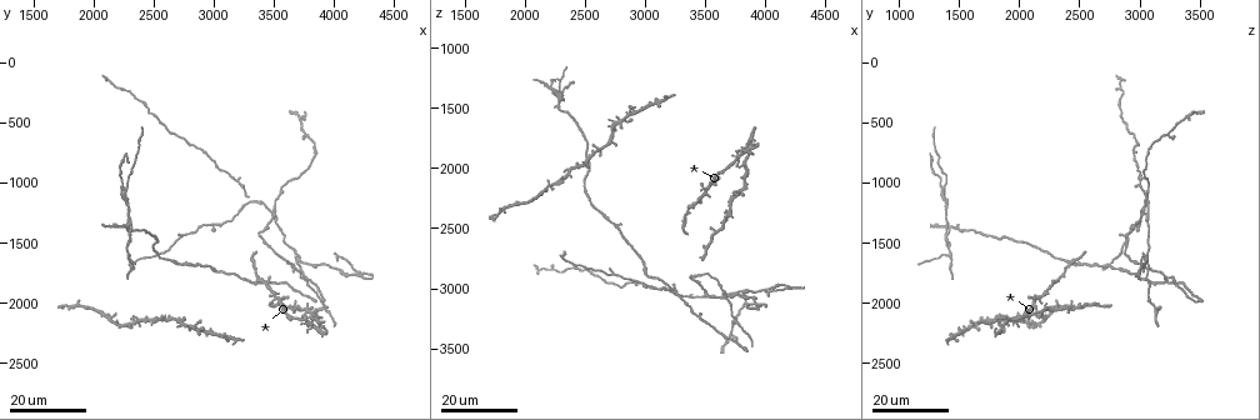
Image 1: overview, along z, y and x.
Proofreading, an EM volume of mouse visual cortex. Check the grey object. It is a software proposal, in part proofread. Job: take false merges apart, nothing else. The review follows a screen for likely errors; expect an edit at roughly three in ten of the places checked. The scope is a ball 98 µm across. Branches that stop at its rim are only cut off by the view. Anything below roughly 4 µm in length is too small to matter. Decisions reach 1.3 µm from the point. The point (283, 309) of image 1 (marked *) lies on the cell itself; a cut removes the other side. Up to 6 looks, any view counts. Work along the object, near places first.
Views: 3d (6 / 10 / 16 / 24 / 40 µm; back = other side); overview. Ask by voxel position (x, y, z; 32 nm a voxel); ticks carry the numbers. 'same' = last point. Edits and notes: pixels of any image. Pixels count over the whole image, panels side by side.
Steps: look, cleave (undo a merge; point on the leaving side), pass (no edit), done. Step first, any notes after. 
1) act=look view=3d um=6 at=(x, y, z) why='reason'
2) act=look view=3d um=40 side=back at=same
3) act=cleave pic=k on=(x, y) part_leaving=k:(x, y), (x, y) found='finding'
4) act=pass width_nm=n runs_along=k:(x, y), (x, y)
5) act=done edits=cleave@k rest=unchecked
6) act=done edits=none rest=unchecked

act=look view=3d um=16 at=(3200, 960, 3020) why='two arms in line, one across'

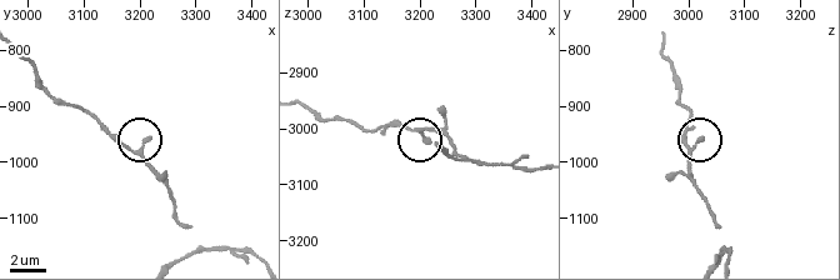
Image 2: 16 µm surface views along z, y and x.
act=look view=3d um=6 at=(3185, 975, 2995) why='closer look'

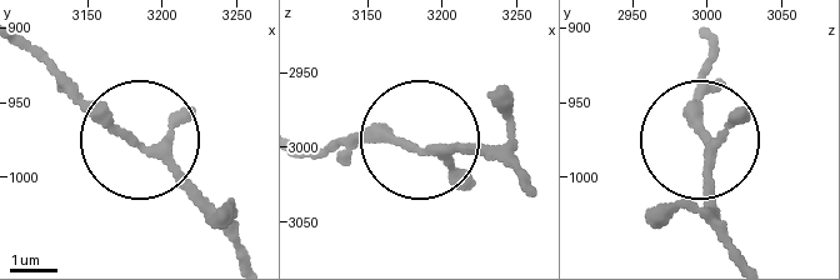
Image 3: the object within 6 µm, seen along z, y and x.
act=pass width_nm=170 runs_along=3:(738, 249), (710, 189), (698, 105), (710, 38) found='all the same cell'

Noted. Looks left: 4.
act=look view=3d um=24 at=(3520, 1260, 3080) why='two arms in line, one across'

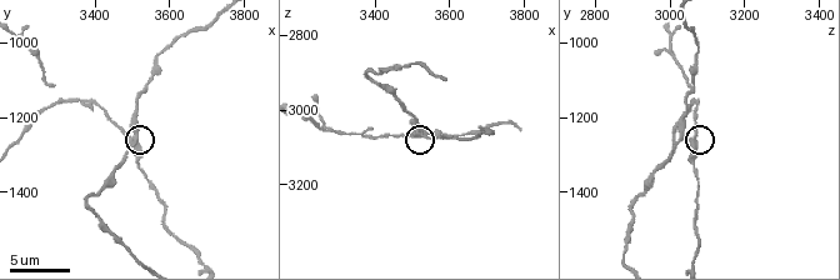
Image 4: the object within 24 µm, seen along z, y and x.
act=look view=3d um=10 at=(3490, 1260, 3060)

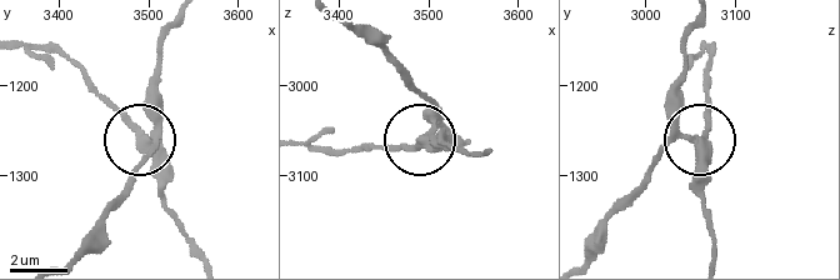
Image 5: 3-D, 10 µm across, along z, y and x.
act=cleave pic=5 on=(158, 116) part_leaving=5:(144, 140), (151, 139), (151, 150), (131, 186), (70, 258) found='two cells meet here'

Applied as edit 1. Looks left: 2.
act=done edits=cleave@5 rest=unchecked

